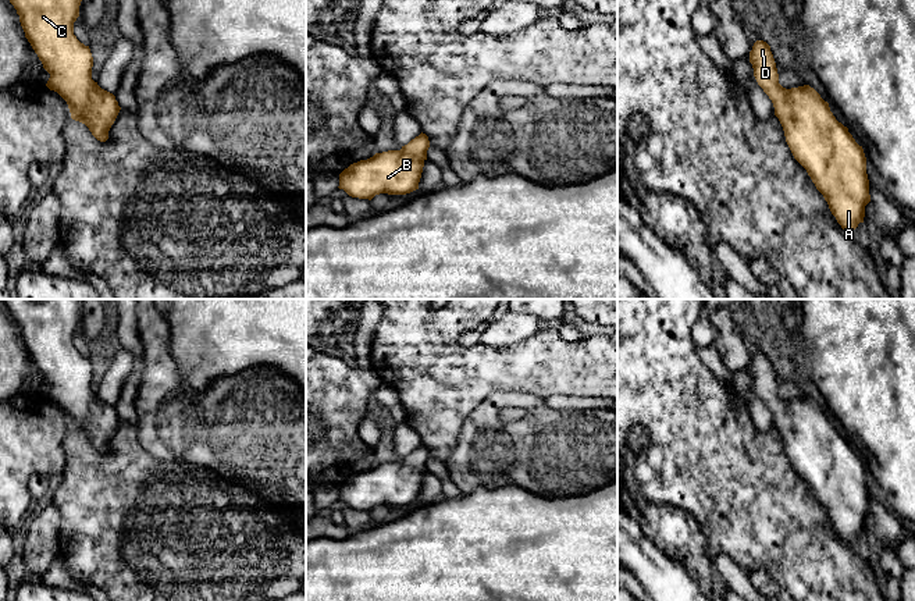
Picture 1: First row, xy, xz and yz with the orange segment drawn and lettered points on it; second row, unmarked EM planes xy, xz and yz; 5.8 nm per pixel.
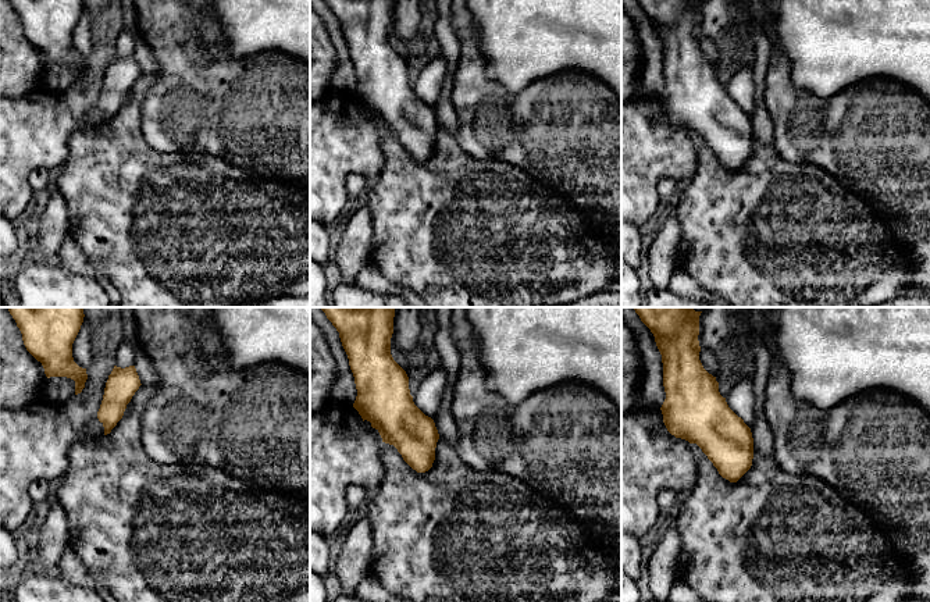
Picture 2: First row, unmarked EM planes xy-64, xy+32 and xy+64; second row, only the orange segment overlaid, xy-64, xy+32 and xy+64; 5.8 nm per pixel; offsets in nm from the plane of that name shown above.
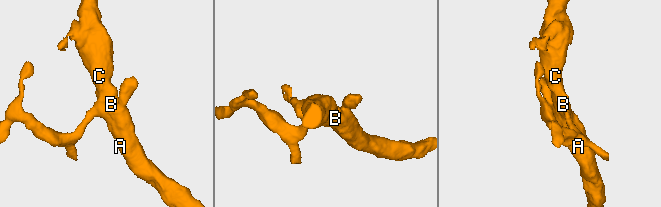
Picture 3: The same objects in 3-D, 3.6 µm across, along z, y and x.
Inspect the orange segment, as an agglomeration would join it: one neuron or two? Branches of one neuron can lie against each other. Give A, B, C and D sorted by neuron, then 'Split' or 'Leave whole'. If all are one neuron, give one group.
Groups: A B C D. Leave whole

